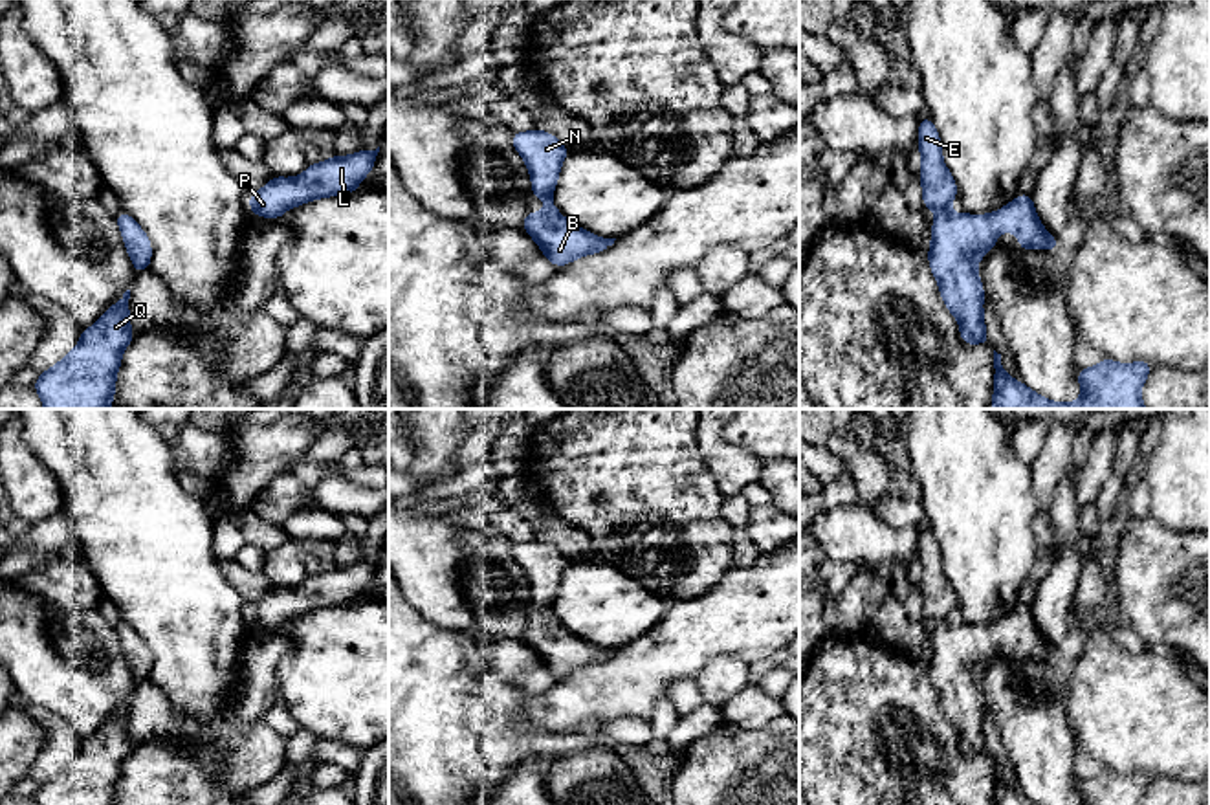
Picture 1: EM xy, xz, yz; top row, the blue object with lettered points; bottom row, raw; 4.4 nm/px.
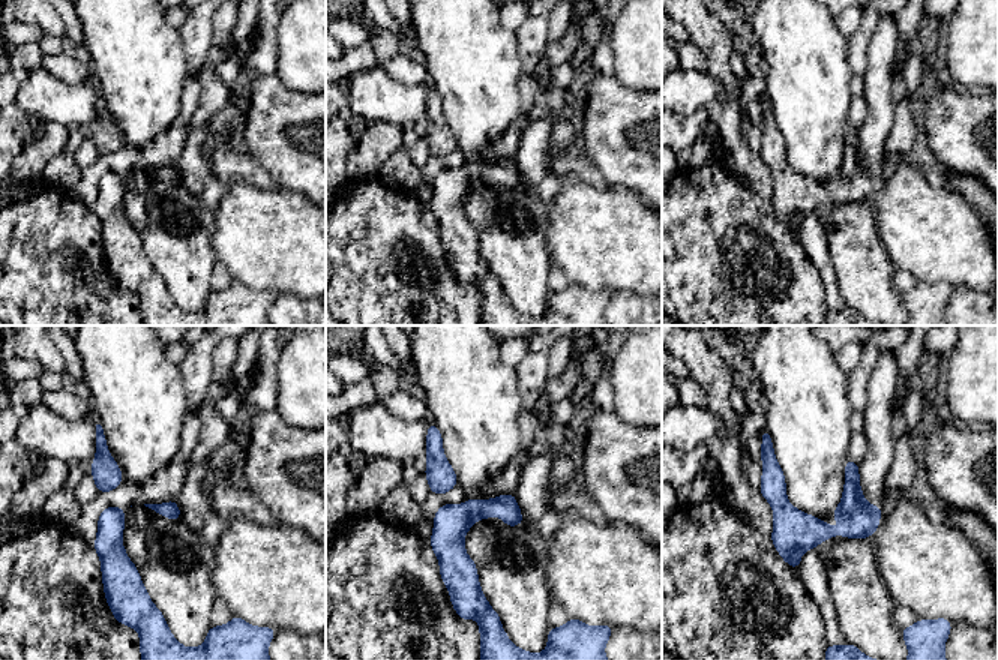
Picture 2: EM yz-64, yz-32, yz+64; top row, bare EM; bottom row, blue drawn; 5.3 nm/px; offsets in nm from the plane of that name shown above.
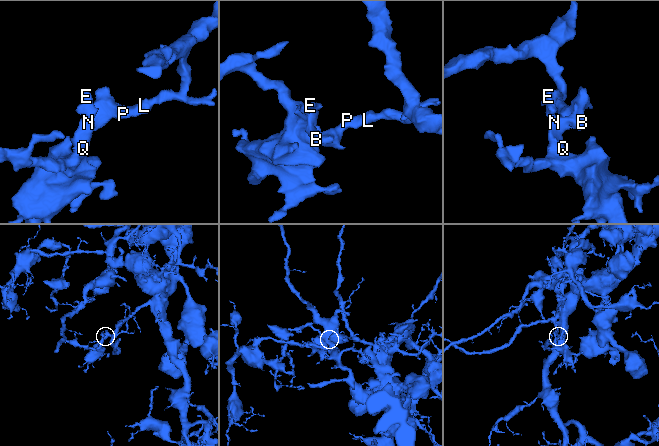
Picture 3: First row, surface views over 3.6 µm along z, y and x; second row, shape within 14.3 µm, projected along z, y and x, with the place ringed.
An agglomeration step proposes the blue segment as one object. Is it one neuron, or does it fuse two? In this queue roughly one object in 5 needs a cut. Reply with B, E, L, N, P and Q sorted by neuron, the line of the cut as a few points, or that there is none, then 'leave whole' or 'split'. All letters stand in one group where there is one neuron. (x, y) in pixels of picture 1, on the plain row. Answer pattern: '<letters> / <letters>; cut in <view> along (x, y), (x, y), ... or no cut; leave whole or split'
B E L N P Q; no cut; leave whole

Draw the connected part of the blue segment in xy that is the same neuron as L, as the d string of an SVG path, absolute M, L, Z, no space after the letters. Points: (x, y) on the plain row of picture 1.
M358 561L352 567L334 567L326 572L310 576L295 589L273 587L260 601L249 607L253 625L280 629L288 618L304 612L348 605L359 600L361 590L374 579L380 563Z

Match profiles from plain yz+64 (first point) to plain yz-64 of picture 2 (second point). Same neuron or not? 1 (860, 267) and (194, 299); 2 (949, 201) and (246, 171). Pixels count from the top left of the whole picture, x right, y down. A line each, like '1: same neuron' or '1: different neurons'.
1: same neuron
2: different neurons

